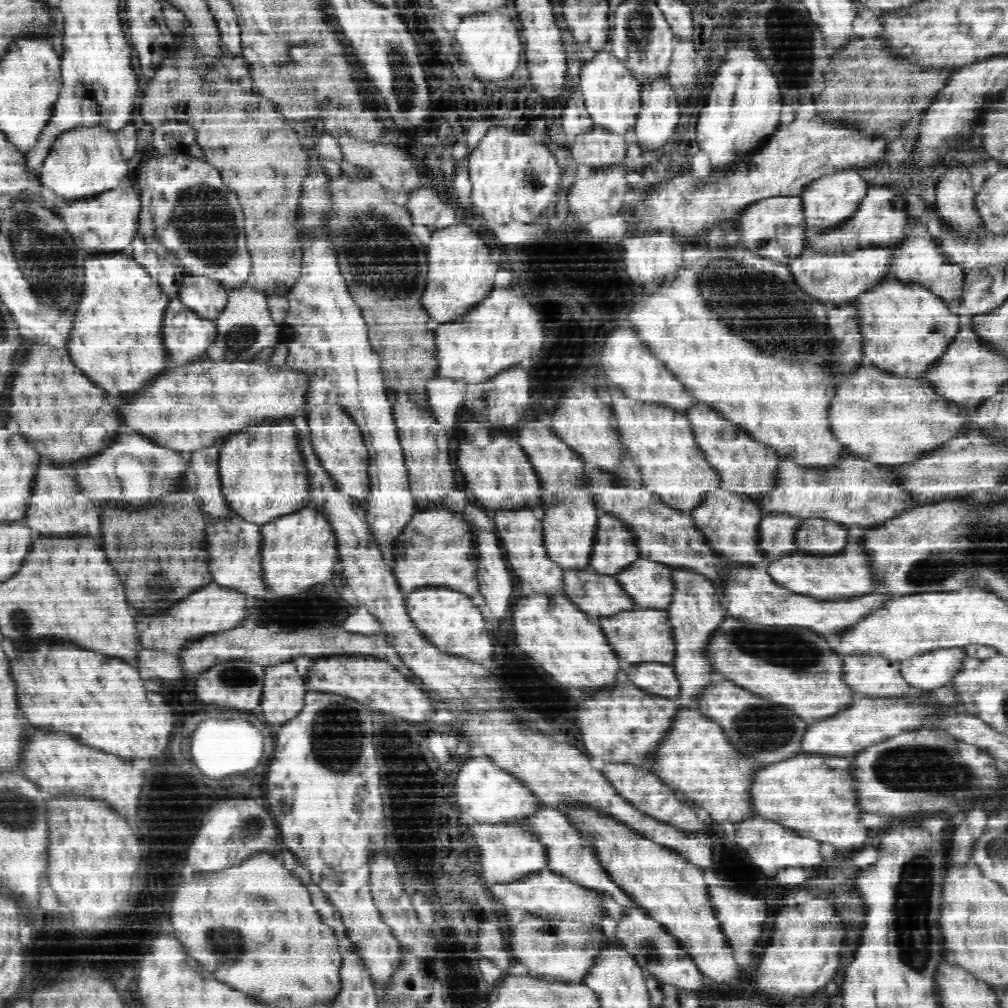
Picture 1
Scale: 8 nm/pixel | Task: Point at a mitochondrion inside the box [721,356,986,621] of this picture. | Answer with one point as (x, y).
(930, 570)

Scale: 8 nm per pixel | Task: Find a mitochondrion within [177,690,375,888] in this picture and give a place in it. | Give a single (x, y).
(339, 755)

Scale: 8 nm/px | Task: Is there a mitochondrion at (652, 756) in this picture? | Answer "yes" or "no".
no

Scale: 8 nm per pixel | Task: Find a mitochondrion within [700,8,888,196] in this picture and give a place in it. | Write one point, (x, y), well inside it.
(789, 43)

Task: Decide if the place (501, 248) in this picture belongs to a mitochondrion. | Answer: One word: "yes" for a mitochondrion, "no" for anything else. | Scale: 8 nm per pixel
no

